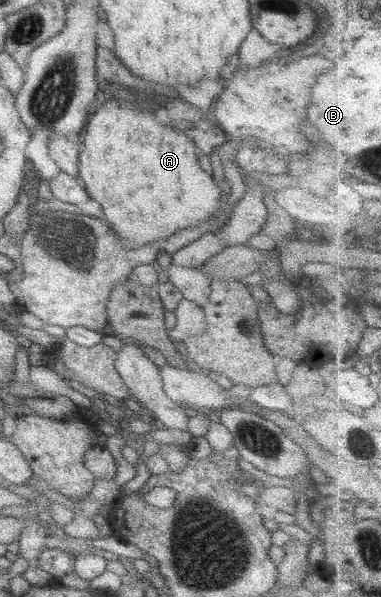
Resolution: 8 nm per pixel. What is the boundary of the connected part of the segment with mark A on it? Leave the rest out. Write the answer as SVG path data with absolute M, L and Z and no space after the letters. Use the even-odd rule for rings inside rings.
M109 101L105 105L101 105L99 109L91 110L91 117L89 121L85 123L85 136L83 135L83 147L84 149L78 155L78 177L79 183L82 184L82 188L88 195L89 200L97 201L103 209L103 215L109 223L109 229L114 233L115 237L120 239L122 247L139 247L146 243L153 243L154 241L160 241L161 239L167 239L170 235L185 229L186 227L195 227L205 223L218 209L220 209L220 200L223 198L219 186L214 179L211 179L211 175L207 175L199 163L197 163L197 155L195 155L195 145L181 133L175 133L173 131L173 123L169 123L167 127L165 125L159 125L155 119L153 119L153 113L151 111L139 111L137 105L129 105L129 103L117 103L117 101ZM123 213L131 213L131 217L135 221L127 221Z

